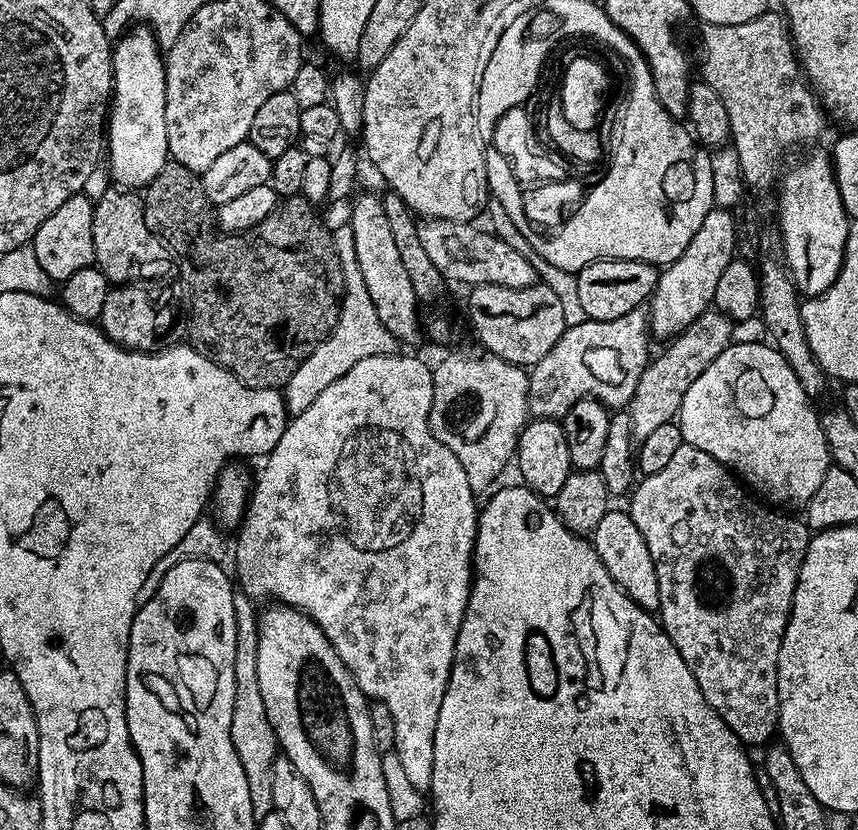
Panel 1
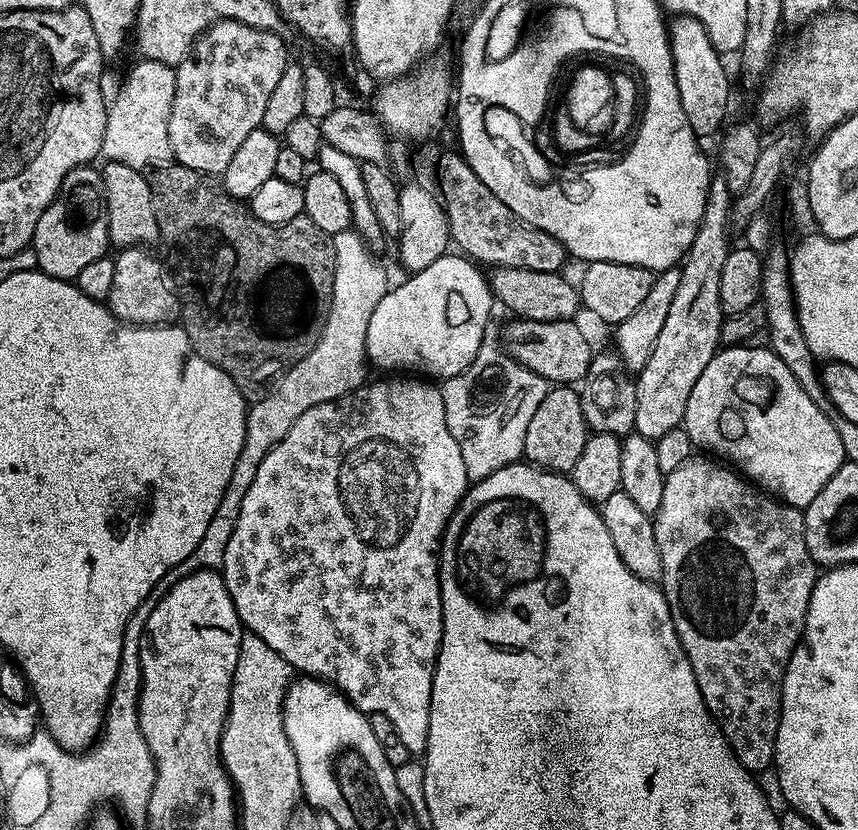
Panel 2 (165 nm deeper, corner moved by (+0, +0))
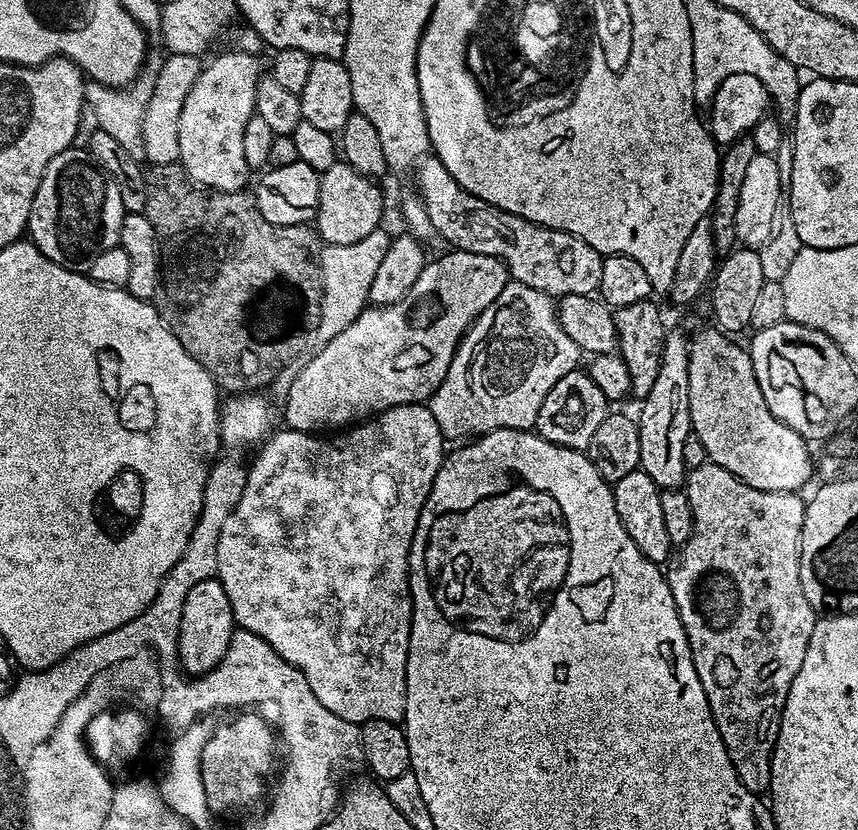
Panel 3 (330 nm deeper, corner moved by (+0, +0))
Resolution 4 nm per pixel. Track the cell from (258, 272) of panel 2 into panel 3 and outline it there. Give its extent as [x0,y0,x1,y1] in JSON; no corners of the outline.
[143,163,325,394]

